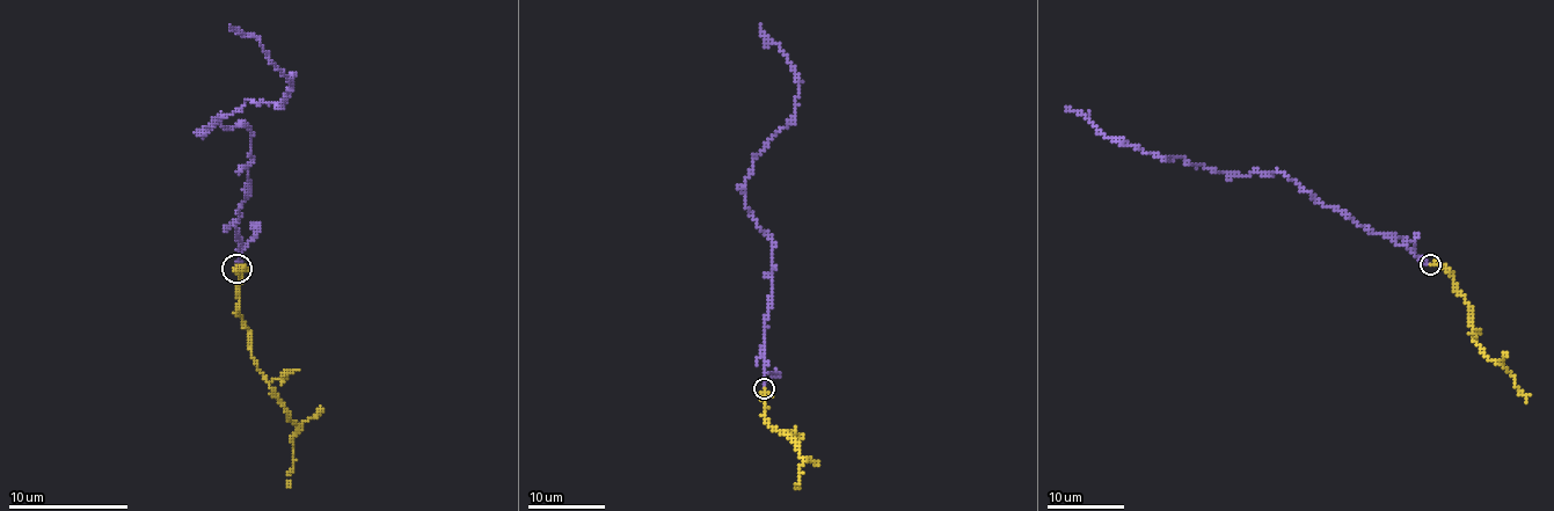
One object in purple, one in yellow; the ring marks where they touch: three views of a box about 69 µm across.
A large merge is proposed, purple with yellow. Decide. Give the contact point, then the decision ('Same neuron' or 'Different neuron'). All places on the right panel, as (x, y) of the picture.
Place: (1430, 264). Same neuron

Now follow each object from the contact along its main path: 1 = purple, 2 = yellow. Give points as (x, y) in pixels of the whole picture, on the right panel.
1: (1431, 263), (1323, 206), (1282, 173), (1223, 173), (1182, 157), (1144, 154), (1107, 139), (1085, 116), (1065, 108)
2: (1431, 263), (1438, 263), (1452, 277), (1456, 290), (1469, 304), (1475, 344), (1529, 395), (1525, 403)

